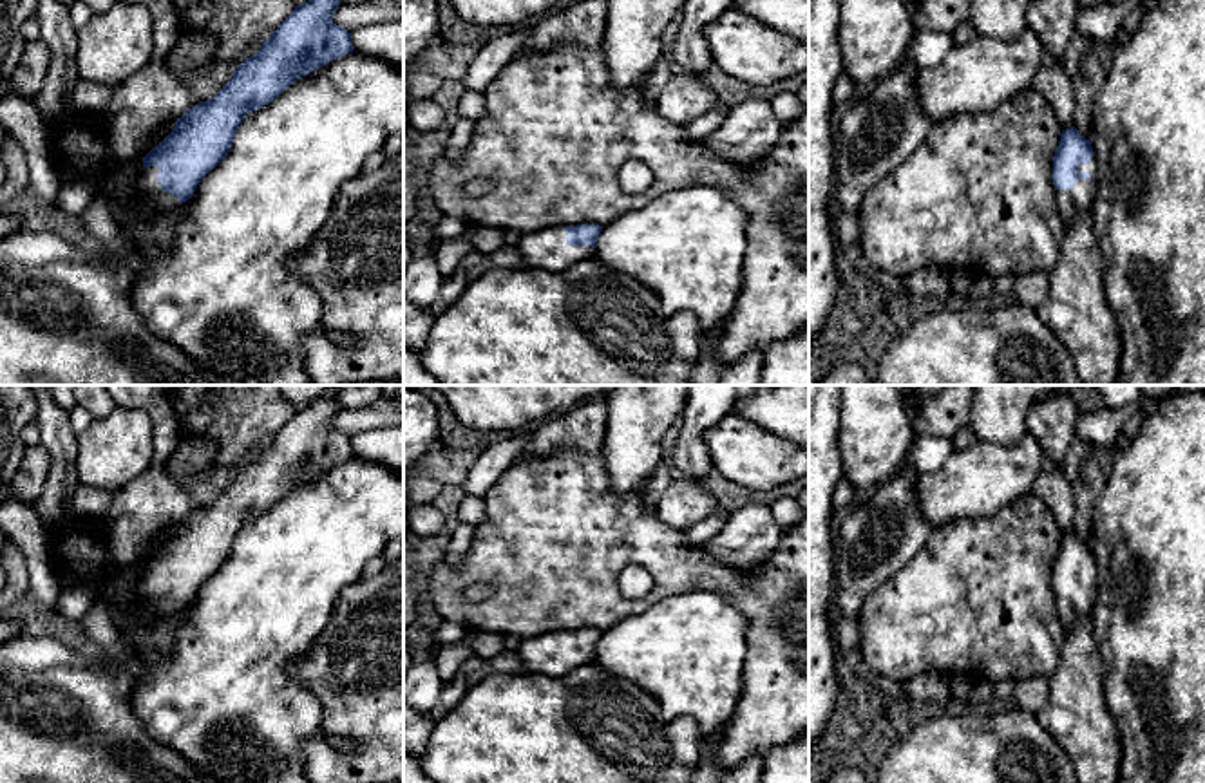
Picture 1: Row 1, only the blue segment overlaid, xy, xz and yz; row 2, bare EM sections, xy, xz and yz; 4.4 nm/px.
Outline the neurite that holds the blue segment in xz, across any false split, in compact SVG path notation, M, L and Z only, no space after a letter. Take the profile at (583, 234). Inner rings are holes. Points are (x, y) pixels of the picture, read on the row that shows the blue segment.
M577 224L530 231L521 237L521 250L530 268L563 271L590 259L602 226Z

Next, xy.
M308 0L295 5L291 14L253 56L235 69L230 81L213 98L199 101L177 118L172 132L143 157L143 170L136 179L139 197L161 212L186 203L201 179L228 156L235 132L248 112L271 103L302 76L353 52L351 33L333 22L338 5L338 0Z

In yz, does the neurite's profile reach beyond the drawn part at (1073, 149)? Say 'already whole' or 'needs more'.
needs more

